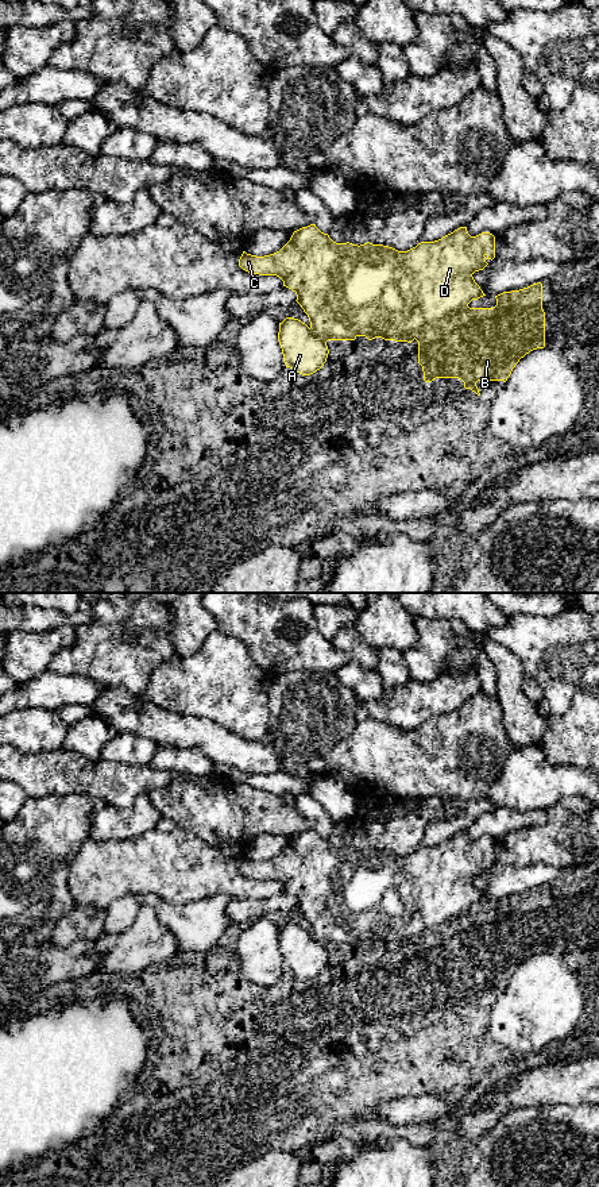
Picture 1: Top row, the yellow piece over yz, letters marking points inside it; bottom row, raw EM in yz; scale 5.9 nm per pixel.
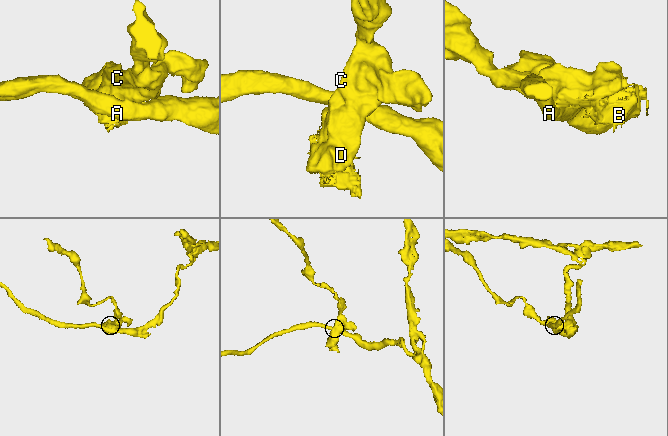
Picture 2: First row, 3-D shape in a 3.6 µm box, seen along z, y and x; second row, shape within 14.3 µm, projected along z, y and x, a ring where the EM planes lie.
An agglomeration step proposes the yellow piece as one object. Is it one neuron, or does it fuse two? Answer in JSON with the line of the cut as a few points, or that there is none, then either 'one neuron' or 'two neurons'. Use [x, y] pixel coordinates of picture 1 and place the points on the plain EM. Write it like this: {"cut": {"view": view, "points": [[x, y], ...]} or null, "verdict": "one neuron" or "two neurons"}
{"cut": {"view": "yz", "points": [[309, 933], [325, 947]]}, "verdict": "two neurons"}

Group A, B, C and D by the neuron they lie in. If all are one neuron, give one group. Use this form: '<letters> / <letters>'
A / B C D

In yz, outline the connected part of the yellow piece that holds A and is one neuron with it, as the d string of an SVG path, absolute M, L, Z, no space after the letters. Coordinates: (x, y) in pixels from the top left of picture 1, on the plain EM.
M286 922L279 928L278 945L286 972L302 980L310 980L326 967L329 955L305 928Z

